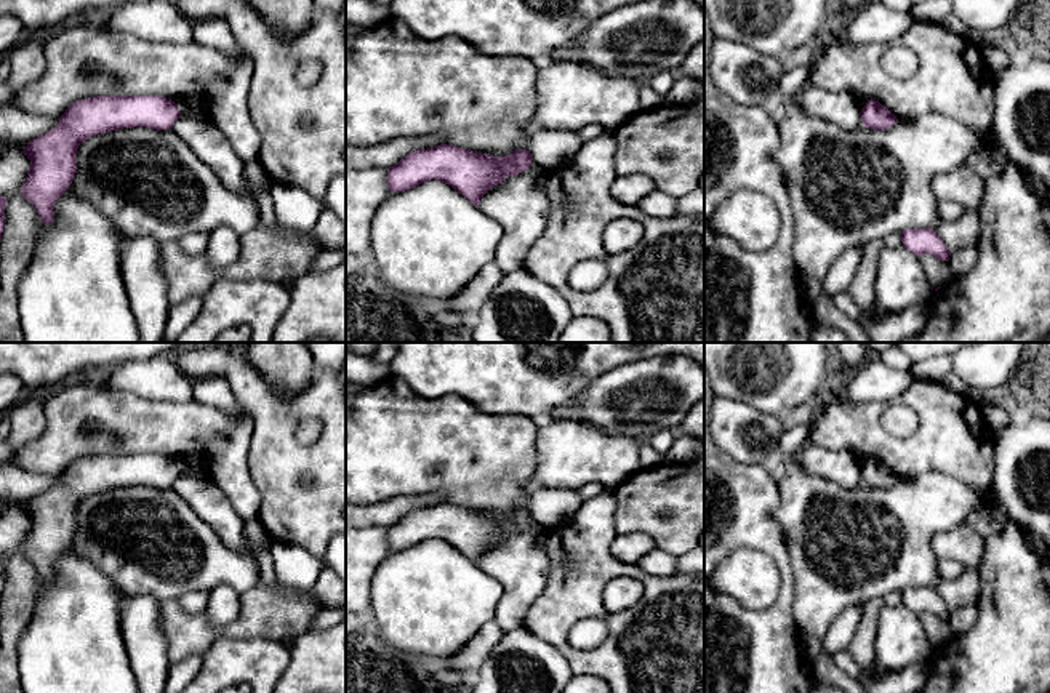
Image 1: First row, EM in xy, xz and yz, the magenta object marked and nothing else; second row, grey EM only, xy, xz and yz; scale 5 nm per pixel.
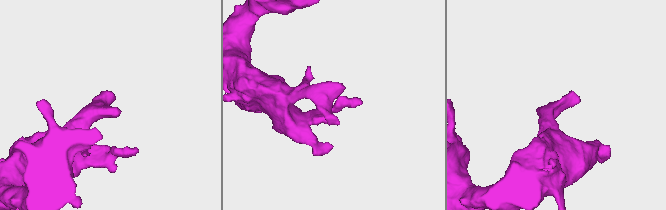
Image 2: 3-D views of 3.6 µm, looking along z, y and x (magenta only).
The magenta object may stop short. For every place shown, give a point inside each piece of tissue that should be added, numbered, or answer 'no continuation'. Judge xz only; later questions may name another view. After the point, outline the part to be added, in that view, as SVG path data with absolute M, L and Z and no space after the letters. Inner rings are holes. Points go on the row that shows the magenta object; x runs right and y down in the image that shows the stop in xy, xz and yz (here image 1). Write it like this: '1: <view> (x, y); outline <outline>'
no continuation

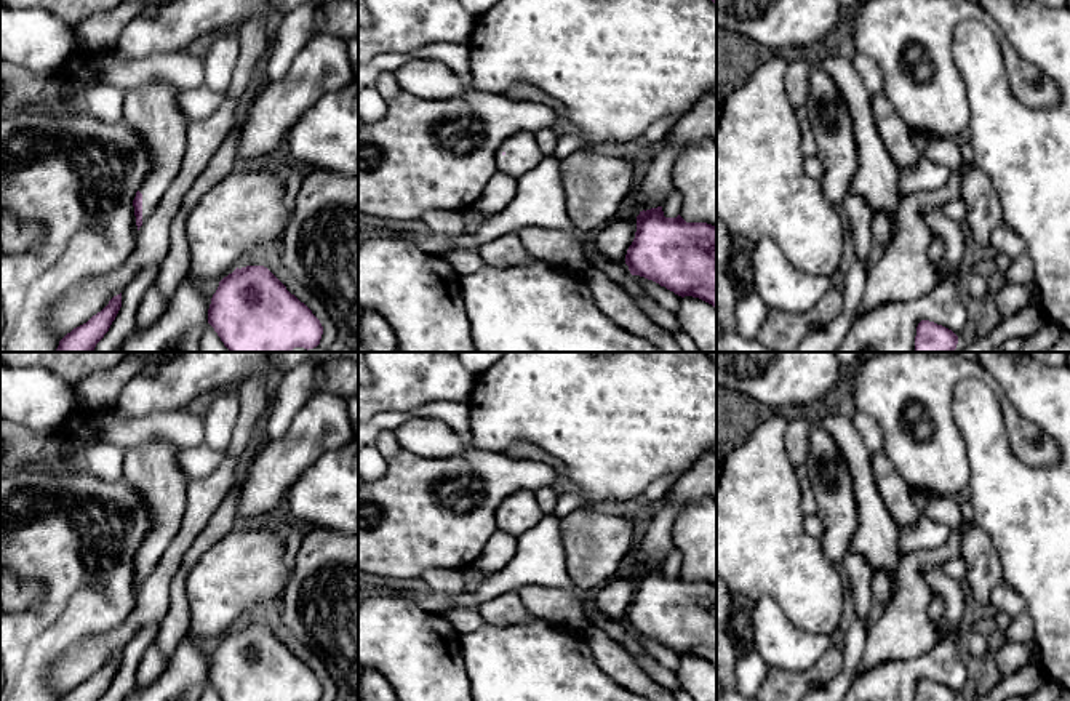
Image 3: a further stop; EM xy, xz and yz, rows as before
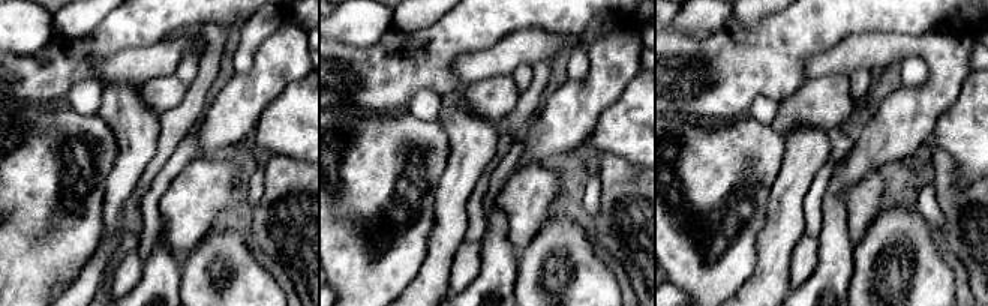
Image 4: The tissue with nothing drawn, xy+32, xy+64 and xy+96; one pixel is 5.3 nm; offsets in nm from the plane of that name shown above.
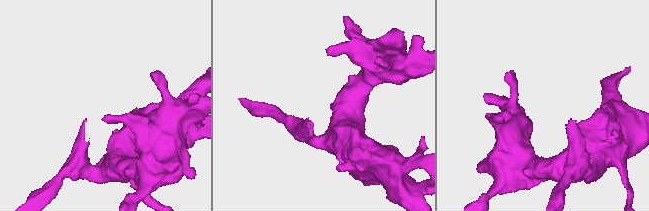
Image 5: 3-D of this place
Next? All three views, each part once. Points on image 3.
1: xy (152, 111); outline M147 83L125 91L123 120L150 152L150 171L139 187L142 221L155 211L182 165L189 120L178 104L179 93L168 83Z

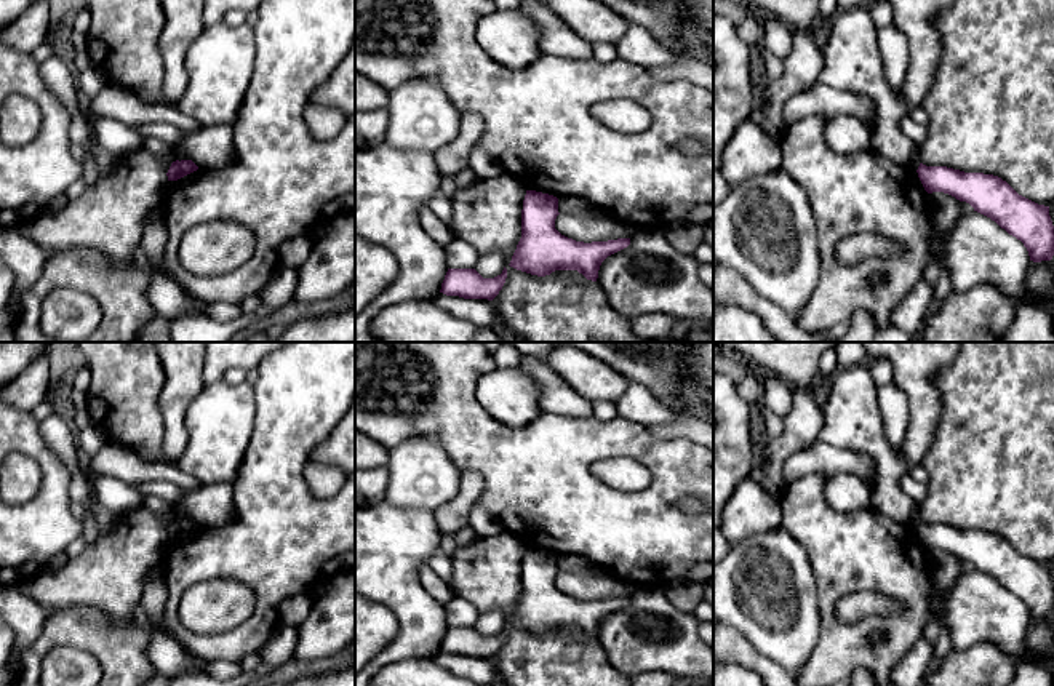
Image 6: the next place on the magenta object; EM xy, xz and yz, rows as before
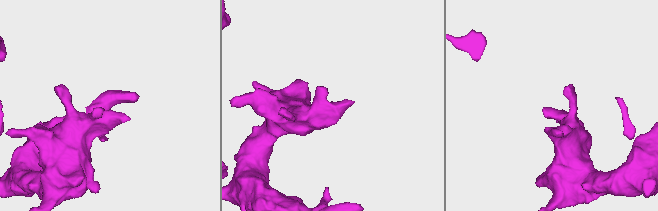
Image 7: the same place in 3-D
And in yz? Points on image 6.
no continuation

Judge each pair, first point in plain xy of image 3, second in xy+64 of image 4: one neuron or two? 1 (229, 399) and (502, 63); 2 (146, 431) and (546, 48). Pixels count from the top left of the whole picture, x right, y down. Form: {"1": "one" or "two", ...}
{"1": "two", "2": "one"}

